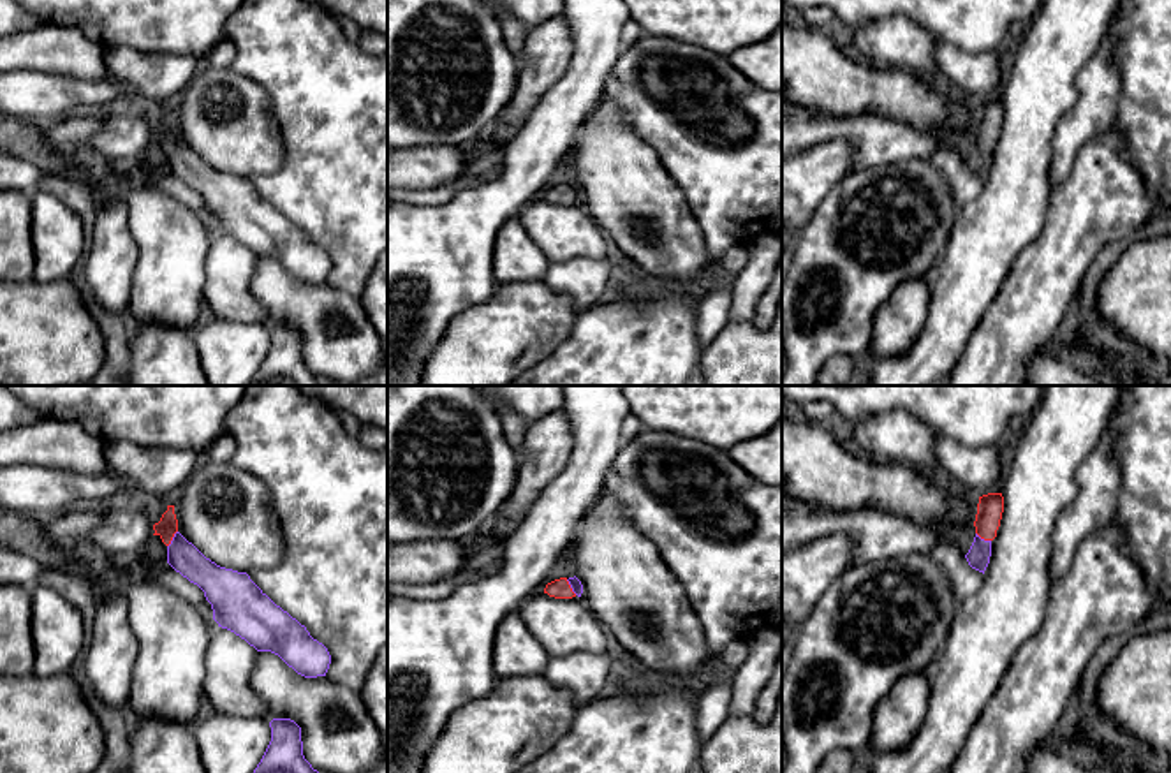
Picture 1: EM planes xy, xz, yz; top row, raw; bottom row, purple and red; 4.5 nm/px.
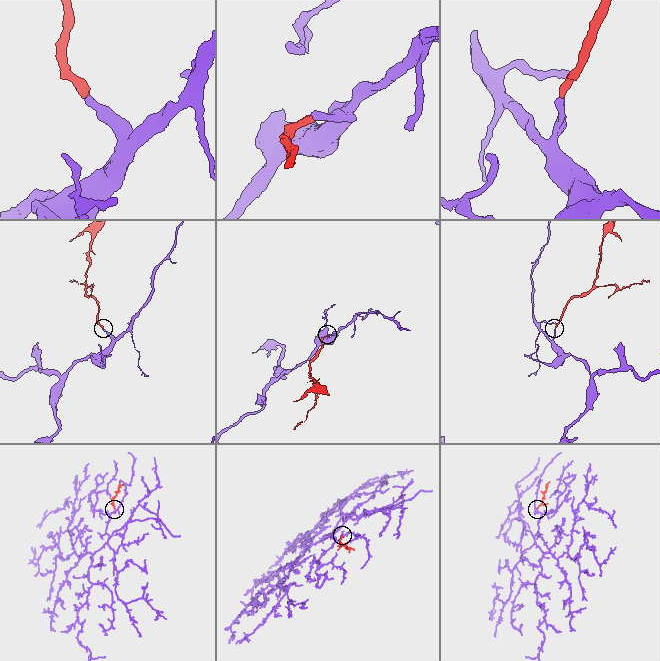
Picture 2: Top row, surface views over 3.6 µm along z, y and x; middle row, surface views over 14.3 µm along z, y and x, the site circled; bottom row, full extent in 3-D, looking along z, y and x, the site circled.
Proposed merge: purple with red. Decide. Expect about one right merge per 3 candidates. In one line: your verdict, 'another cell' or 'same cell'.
same cell

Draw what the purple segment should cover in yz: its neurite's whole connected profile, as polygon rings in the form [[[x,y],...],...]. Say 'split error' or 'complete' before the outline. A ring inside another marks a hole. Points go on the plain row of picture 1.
split error; [[[988,99],[979,102],[977,120],[976,120],[976,143],[965,160],[968,171],[984,180],[990,162],[991,162],[991,146],[997,143],[1004,118],[1004,102],[1002,99]]]

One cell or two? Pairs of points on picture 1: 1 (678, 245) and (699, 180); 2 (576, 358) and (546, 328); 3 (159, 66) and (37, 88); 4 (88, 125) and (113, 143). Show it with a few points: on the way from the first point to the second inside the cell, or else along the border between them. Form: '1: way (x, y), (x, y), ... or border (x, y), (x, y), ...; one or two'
1: border (668, 173), (684, 194), (707, 247); two
2: border (580, 312), (571, 331), (530, 367); two
3: way (129, 73), (104, 92), (67, 92); one
4: border (97, 113), (101, 127), (85, 143); two

